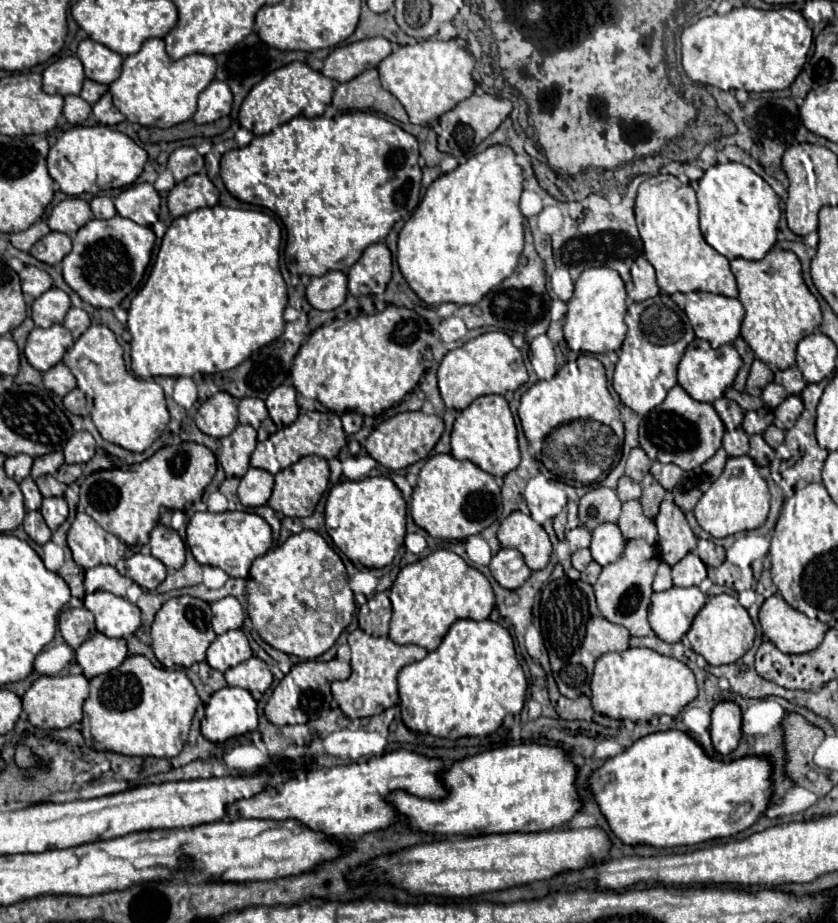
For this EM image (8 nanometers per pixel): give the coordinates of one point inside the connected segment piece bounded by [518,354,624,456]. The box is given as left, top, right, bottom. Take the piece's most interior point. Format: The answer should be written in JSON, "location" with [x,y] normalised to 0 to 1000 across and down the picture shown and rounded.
{"location":[691,424]}

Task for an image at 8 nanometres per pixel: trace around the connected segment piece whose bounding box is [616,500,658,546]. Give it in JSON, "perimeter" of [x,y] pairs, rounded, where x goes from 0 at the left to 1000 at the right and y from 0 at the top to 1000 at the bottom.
{"perimeter":[[[749,542],[742,546],[742,557],[735,568],[742,574],[742,581],[747,585],[766,583],[778,592],[783,592],[783,587],[785,587],[783,568],[766,557],[766,548],[761,542]]]}

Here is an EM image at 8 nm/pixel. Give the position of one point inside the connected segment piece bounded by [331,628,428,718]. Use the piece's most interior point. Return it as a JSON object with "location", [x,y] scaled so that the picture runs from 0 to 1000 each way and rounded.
{"location":[443,745]}

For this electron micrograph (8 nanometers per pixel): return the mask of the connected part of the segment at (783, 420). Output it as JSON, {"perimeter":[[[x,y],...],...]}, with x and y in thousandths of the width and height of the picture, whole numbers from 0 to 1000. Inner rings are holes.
{"perimeter":[[[943,427],[928,442],[924,442],[924,462],[928,462],[931,466],[943,466],[950,459],[957,444],[959,444],[959,438],[955,429]]]}

